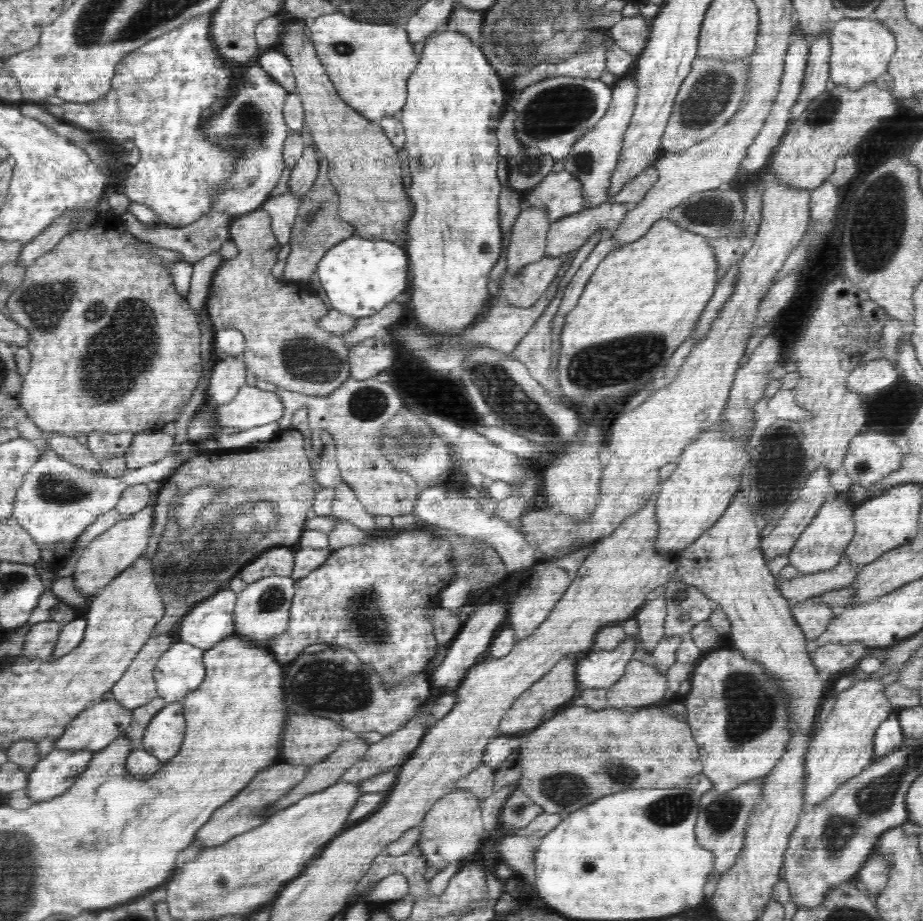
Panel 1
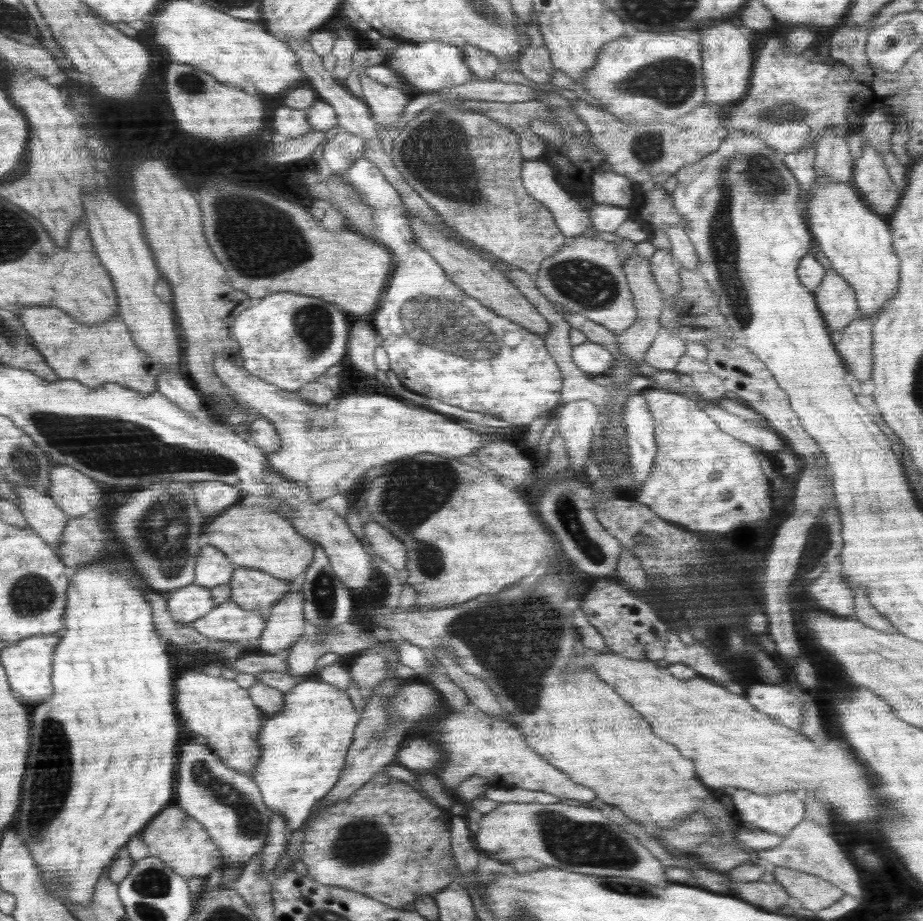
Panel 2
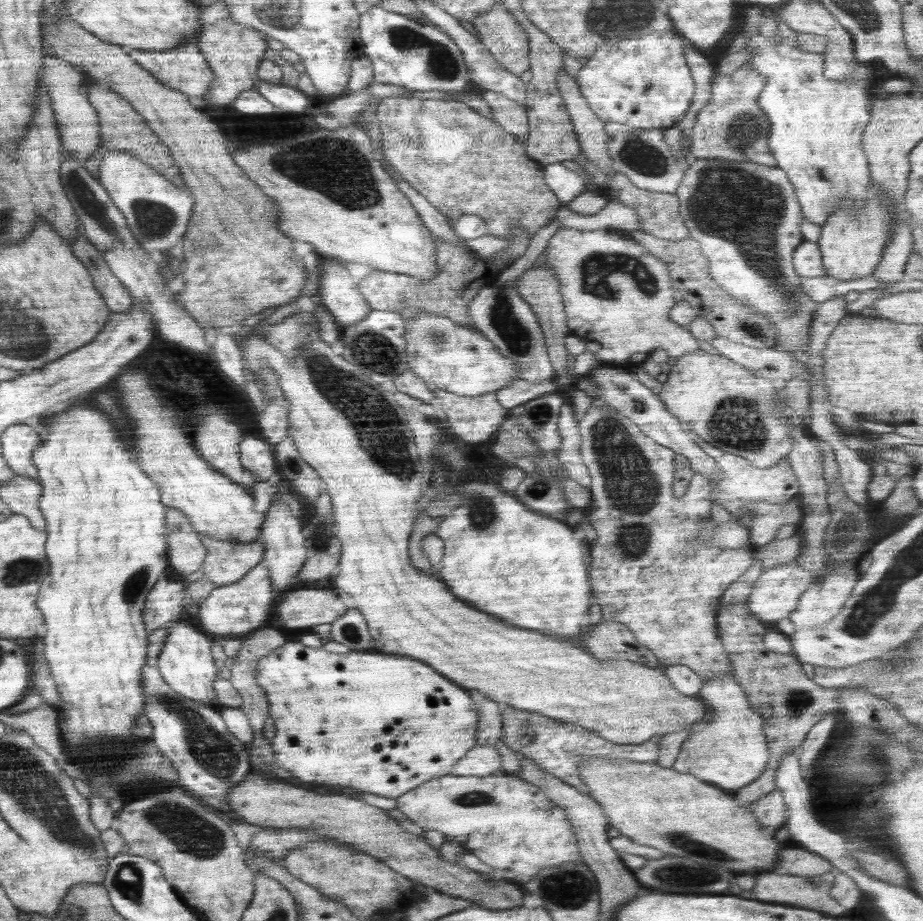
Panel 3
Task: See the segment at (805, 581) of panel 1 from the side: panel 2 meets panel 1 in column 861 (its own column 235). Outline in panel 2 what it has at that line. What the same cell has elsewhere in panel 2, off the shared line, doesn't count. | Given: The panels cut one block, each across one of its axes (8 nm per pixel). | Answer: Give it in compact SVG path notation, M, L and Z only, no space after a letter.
M210 545L200 546L193 583L209 589L228 584L236 568L237 566L221 550Z

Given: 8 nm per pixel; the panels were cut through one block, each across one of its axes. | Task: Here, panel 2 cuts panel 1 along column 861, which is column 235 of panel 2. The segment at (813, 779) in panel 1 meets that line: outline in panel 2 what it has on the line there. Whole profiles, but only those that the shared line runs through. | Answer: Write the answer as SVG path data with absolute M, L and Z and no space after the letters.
M209 669L186 670L175 679L175 685L178 689L173 704L175 711L178 717L185 721L193 736L204 741L213 754L217 755L230 770L236 770L240 774L252 777L252 772L254 772L254 768L260 763L262 757L258 734L260 734L268 714L264 714L252 703L247 690L241 688L236 681L222 676L214 676Z

